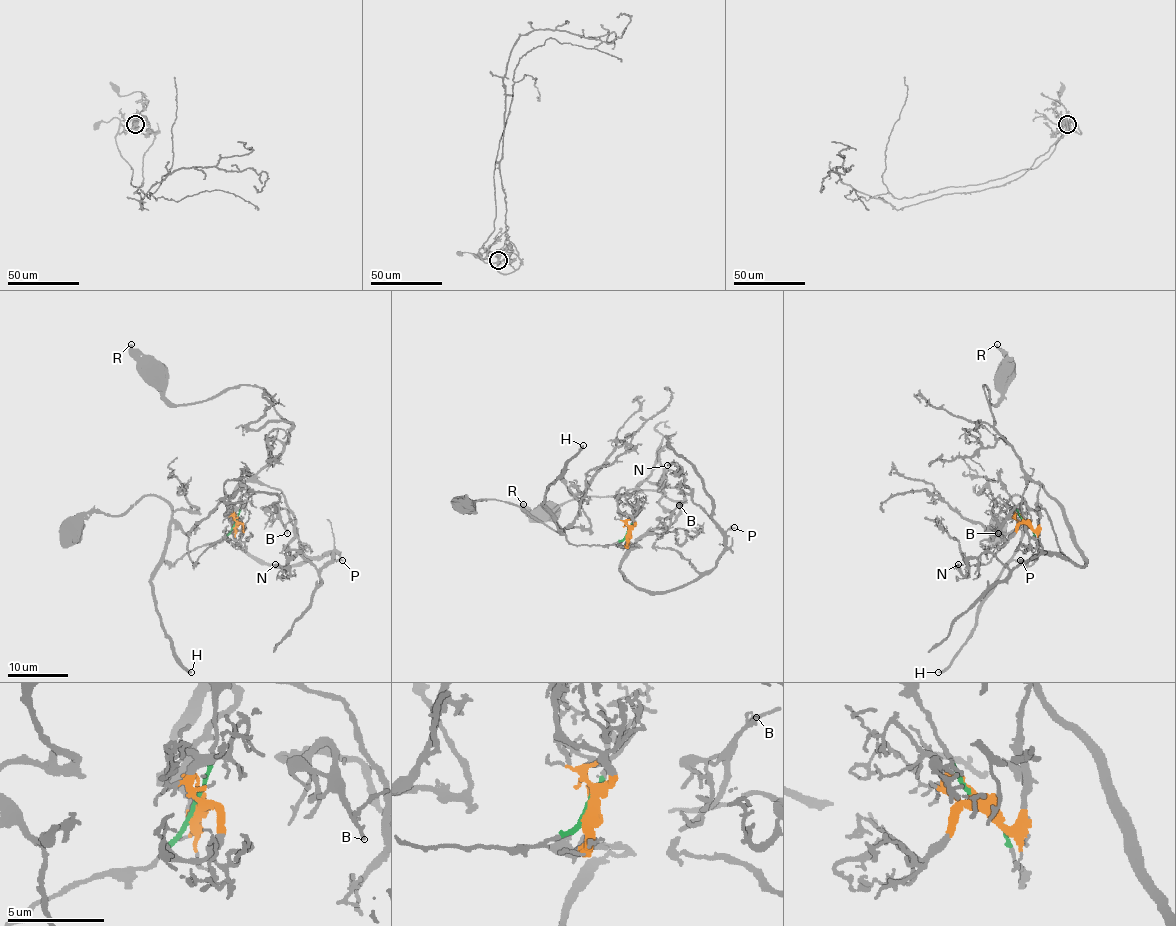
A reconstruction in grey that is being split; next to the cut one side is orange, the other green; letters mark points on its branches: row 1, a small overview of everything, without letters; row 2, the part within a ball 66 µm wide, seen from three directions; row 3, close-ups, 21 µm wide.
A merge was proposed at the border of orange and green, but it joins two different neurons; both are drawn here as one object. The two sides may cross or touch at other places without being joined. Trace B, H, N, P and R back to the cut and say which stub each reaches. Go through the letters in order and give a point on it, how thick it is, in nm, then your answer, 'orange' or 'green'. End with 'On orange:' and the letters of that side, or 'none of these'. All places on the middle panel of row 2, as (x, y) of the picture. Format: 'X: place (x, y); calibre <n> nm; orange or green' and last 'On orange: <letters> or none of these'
B: place (679, 505); calibre 180 nm; orange
H: place (583, 445); calibre 260 nm; green
N: place (667, 465); calibre 160 nm; orange
P: place (734, 527); calibre 200 nm; orange
R: place (523, 504); calibre 360 nm; orange
On orange: B, N, P, R

